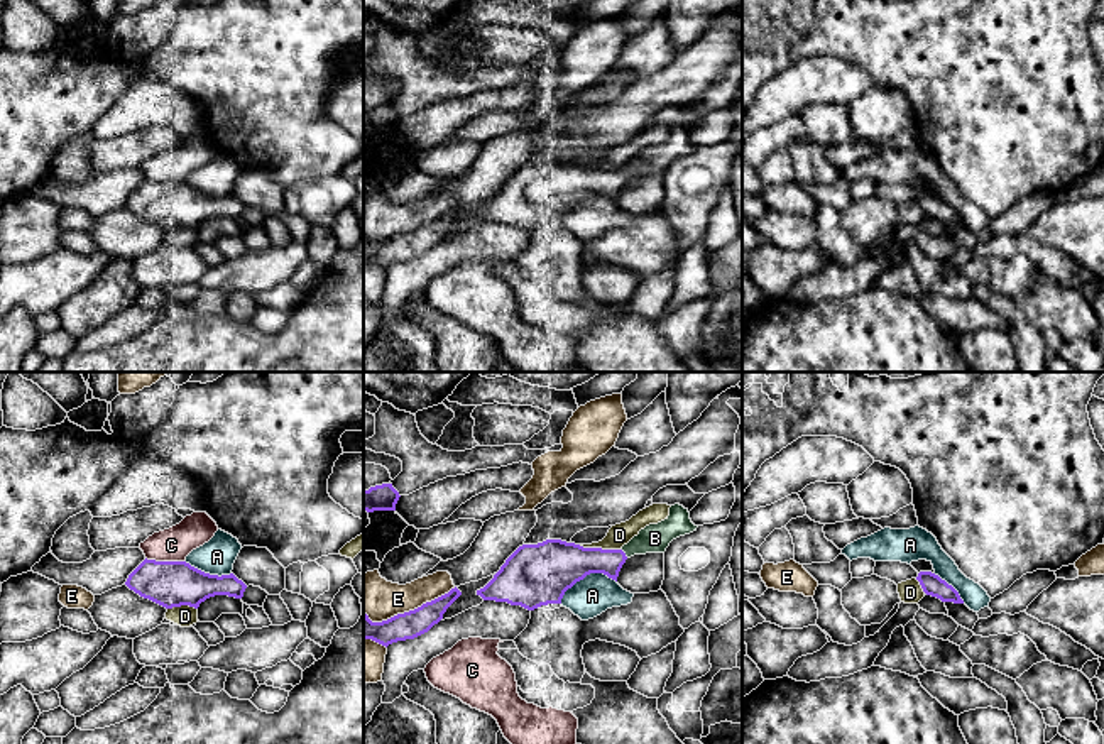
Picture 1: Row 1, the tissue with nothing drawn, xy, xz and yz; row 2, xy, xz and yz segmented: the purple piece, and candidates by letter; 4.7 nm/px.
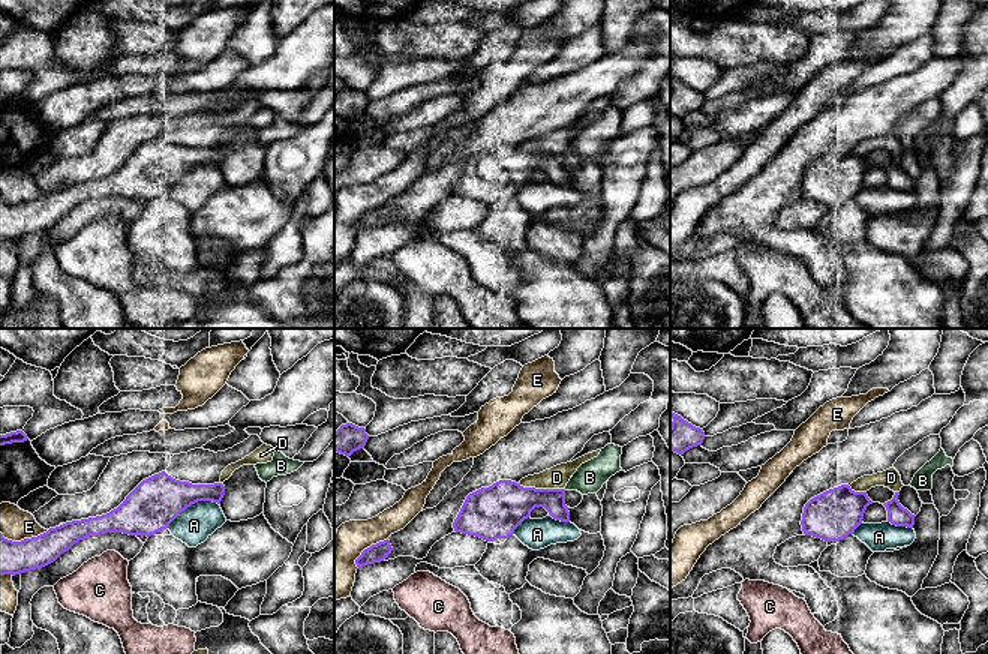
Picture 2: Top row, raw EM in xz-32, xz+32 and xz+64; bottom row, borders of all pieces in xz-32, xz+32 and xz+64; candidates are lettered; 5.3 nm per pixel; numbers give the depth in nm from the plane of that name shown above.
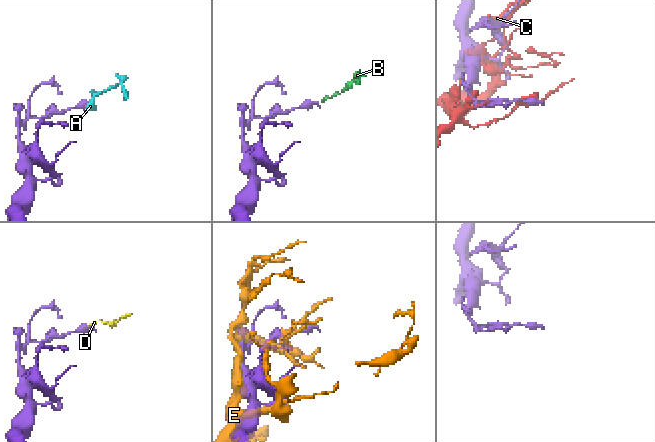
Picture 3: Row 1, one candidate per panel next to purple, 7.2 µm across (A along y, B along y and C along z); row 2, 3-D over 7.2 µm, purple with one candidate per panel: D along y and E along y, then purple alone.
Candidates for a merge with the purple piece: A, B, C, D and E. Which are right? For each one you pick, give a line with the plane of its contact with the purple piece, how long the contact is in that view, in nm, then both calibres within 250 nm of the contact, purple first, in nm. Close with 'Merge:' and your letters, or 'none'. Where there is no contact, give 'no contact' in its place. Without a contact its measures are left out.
B: contact in xz; length 60 nm; calibres 170 and 140 nm
Merge: B

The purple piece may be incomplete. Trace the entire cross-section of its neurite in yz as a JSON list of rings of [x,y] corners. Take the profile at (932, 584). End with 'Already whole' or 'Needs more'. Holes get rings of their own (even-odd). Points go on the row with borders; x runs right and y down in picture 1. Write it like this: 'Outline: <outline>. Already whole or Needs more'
Outline: [[[920,572],[916,580],[920,582],[926,595],[937,597],[942,602],[964,604],[959,592],[945,580],[942,580],[938,575],[932,572]]]. Already whole

